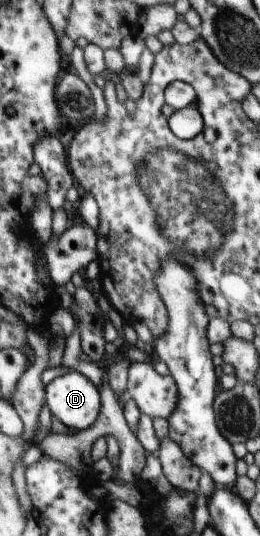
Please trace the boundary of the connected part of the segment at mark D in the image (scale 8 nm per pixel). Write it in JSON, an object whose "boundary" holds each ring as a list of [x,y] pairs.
{"boundary":[[[70,371],[46,385],[46,406],[68,428],[82,431],[97,420],[101,397],[99,389],[85,375]]]}

